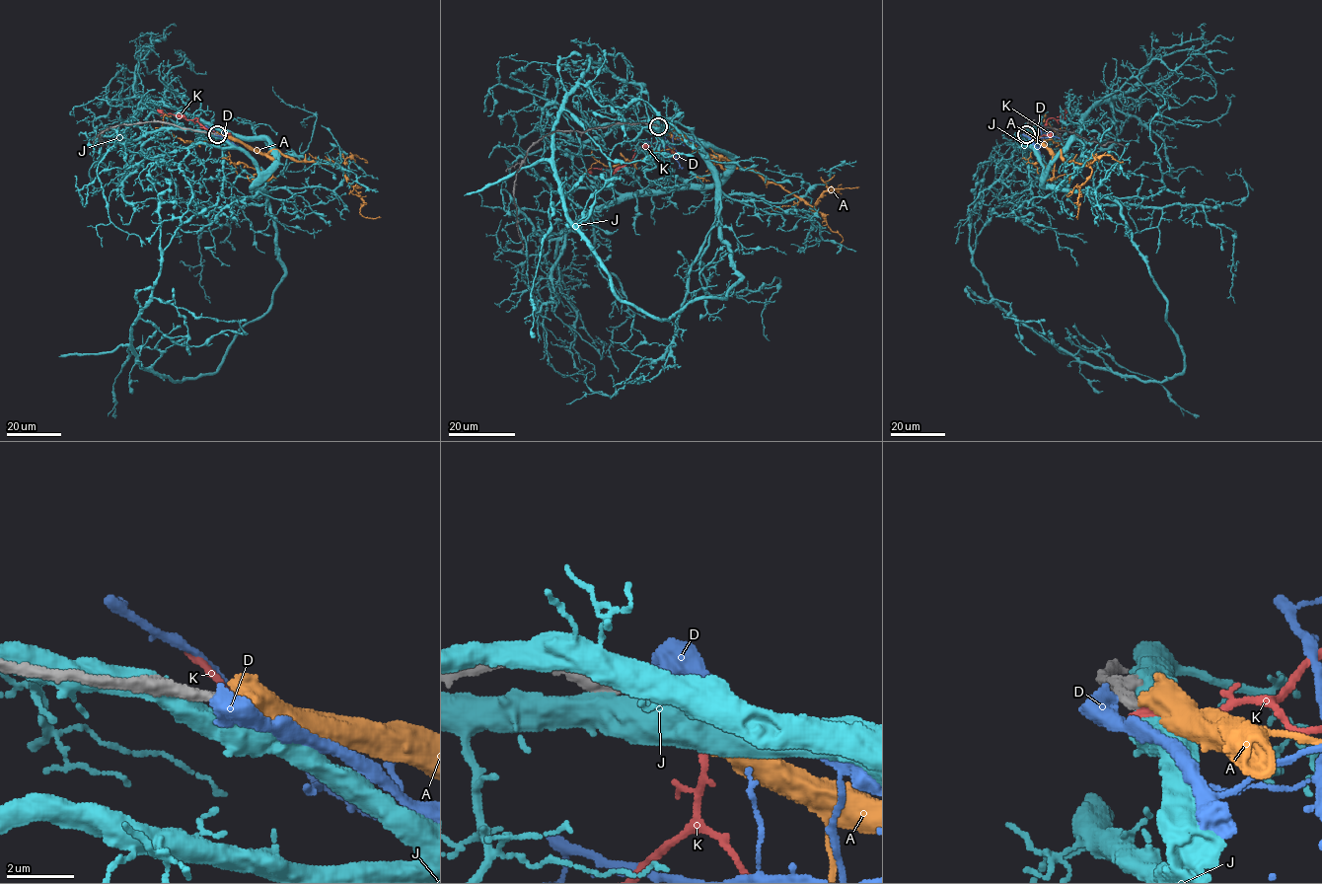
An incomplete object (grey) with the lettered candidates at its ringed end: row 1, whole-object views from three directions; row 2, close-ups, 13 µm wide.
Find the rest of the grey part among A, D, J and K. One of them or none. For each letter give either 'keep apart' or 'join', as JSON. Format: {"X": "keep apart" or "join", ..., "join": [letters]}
{"A": "keep apart", "D": "keep apart", "J": "keep apart", "K": "keep apart", "join": []}

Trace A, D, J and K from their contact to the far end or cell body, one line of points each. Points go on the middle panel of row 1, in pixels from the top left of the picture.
A: (658, 126), (707, 153), (723, 169), (759, 174), (812, 206), (825, 191), (859, 186)
D: (656, 123), (679, 133), (683, 139), (672, 144), (646, 142), (645, 146), (651, 148)
J: (657, 126), (708, 144), (709, 159), (640, 85), (591, 59), (554, 126), (564, 192), (533, 281), (534, 337)
K: (658, 126), (657, 139), (634, 150), (634, 156), (625, 165), (607, 171), (591, 169), (585, 175)

